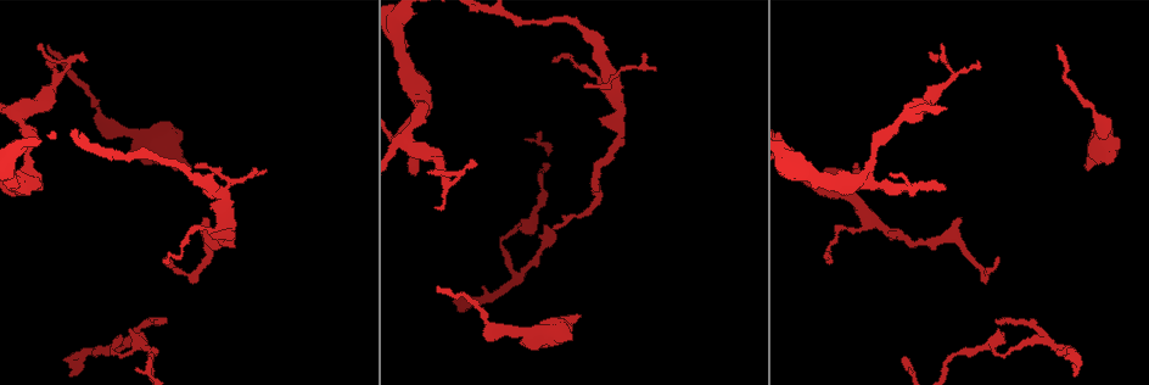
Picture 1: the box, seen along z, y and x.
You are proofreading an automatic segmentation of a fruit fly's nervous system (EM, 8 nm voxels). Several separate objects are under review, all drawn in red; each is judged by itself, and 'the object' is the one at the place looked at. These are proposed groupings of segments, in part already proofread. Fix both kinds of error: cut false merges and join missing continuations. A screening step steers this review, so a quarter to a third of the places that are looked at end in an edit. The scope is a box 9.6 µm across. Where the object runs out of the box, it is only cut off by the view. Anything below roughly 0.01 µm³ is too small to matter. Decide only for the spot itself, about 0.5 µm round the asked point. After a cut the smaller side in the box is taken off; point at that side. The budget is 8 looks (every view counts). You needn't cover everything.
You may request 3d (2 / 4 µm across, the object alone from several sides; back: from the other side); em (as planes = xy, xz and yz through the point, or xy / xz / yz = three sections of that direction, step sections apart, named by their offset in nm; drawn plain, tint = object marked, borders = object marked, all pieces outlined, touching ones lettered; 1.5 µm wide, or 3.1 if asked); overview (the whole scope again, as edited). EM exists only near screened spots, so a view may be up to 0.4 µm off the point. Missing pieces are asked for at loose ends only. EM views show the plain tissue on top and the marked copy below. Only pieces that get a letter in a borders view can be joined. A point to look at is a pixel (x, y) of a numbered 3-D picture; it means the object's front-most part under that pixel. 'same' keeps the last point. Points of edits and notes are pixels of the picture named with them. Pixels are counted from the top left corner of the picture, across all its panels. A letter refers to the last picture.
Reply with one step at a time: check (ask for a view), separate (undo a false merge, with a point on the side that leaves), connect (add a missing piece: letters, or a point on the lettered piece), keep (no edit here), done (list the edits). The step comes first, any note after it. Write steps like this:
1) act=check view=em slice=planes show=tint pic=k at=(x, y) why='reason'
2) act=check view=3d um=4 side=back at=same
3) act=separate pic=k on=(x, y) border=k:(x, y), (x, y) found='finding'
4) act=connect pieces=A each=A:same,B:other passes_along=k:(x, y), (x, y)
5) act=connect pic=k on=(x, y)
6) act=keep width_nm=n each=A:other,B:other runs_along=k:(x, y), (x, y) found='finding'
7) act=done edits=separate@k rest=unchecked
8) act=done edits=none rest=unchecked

act=check view=3d um=2 pic=1 at=(191, 167) why='an open end'

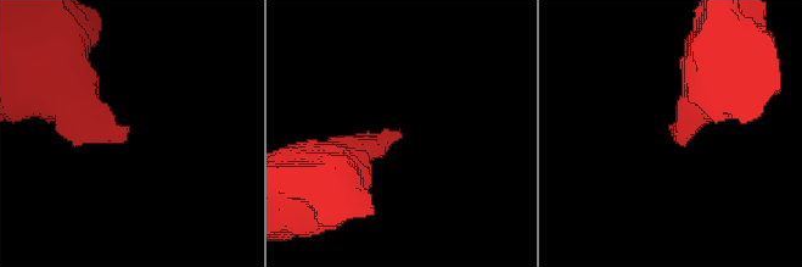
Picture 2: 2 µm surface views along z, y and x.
act=check view=em slice=planes show=borders pic=2 at=(400, 133)

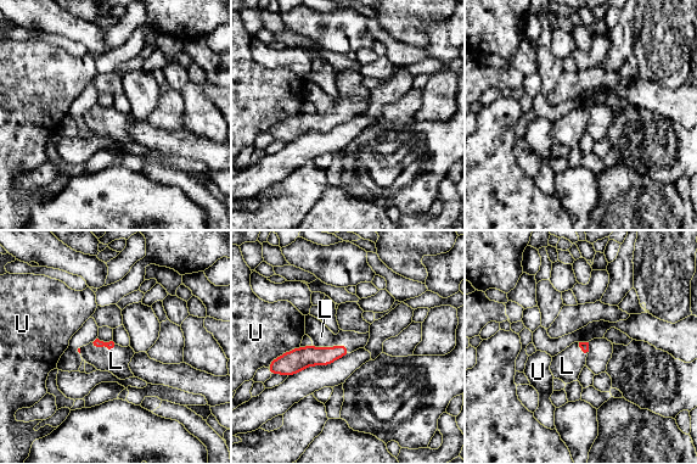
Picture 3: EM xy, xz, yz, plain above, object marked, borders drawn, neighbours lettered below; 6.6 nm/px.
act=connect pieces=L longest_contact=U:260nm each=L:same,U:other passes_along=3:(297, 359), (332, 347), (321, 336) found='the neuron continues'

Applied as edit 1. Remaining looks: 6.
act=check view=overview why='redraw'

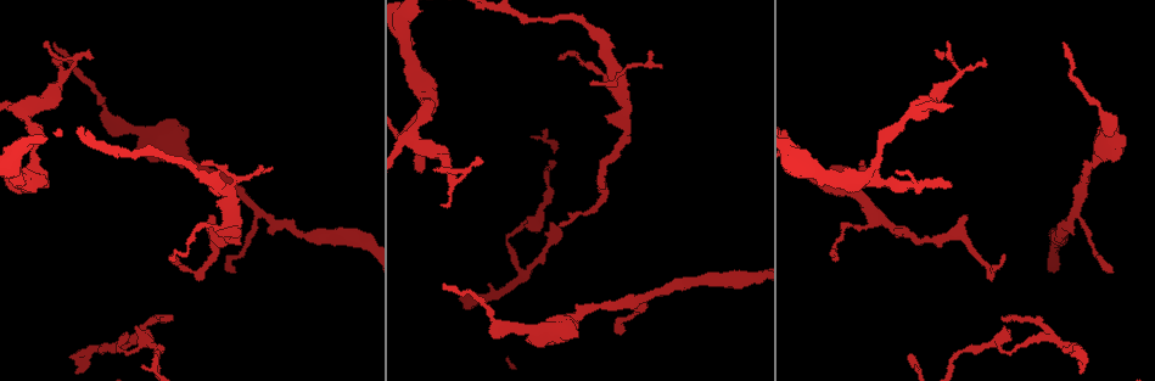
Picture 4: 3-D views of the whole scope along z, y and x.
act=check view=3d um=2 pic=4 at=(838, 258) why='branch stops here'

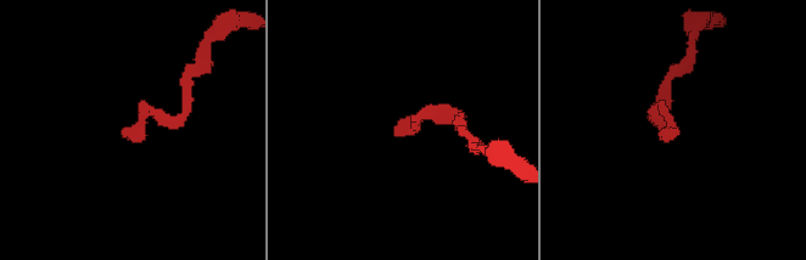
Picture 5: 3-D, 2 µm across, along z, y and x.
act=check view=em slice=planes show=borders pic=5 at=(394, 133) why='now the EM'

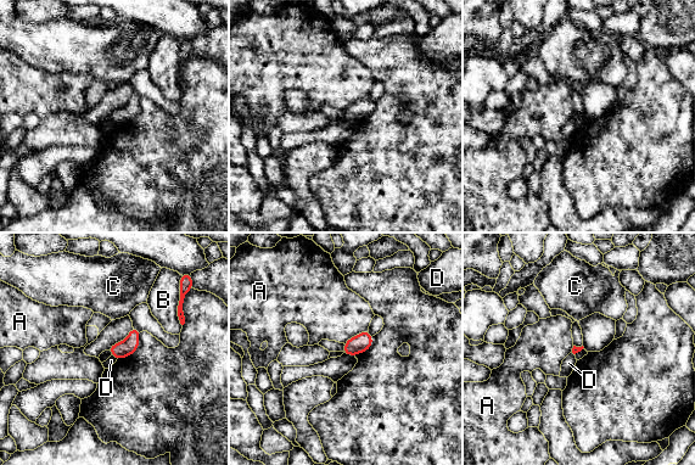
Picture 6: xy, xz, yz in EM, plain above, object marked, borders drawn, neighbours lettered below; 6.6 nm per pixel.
act=keep longest_contact=A:190nm each=A:other,B:other,C:other,D:other border=6:(368, 330), (352, 336), (343, 343) found='no lettered piece goes on from it'

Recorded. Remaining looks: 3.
act=check view=3d um=4 pic=4 at=(1000, 318) why='tapers out'

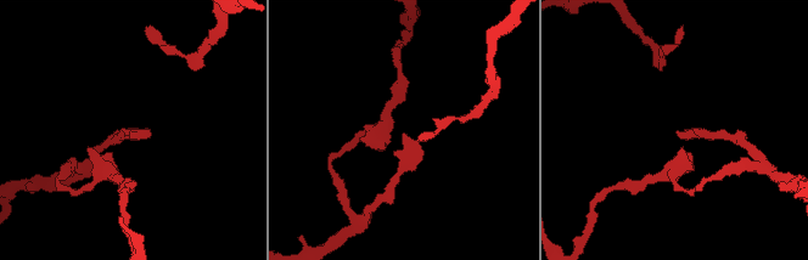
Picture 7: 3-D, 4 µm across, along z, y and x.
act=check view=em slice=planes show=tint pic=7 at=(132, 128)

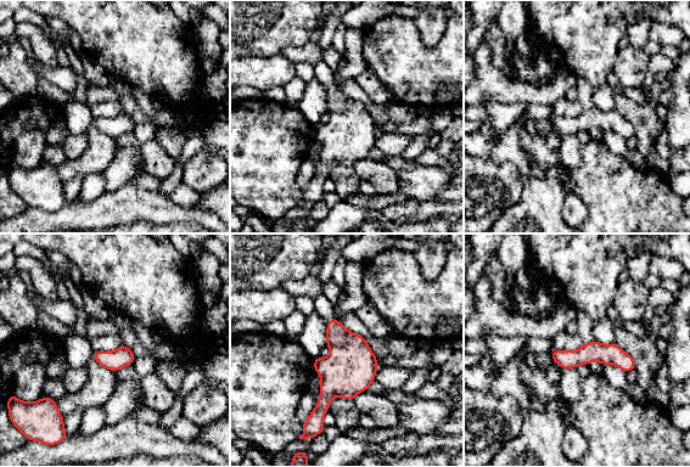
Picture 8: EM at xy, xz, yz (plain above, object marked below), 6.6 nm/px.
act=check view=em slice=planes show=borders at=same

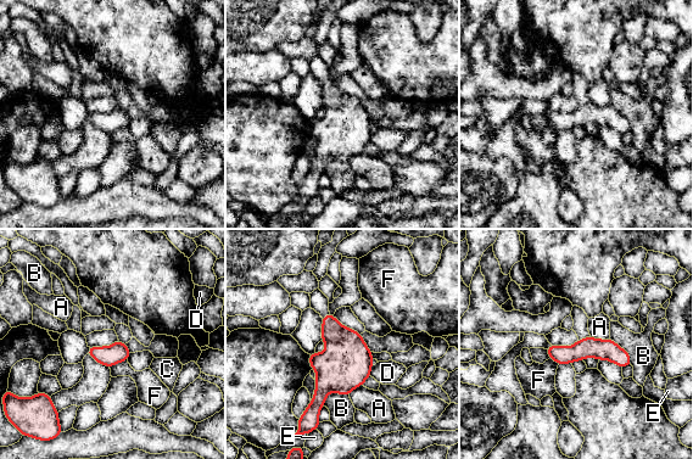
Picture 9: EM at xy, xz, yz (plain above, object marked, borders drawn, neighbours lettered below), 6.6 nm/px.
act=keep each=A:other,B:other,C:other,D:other,E:other,F:other runs_along=9:(551, 352), (609, 350), (627, 362) found='none of them fits'

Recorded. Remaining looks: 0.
act=done edits=connect@3 rest=unchecked

